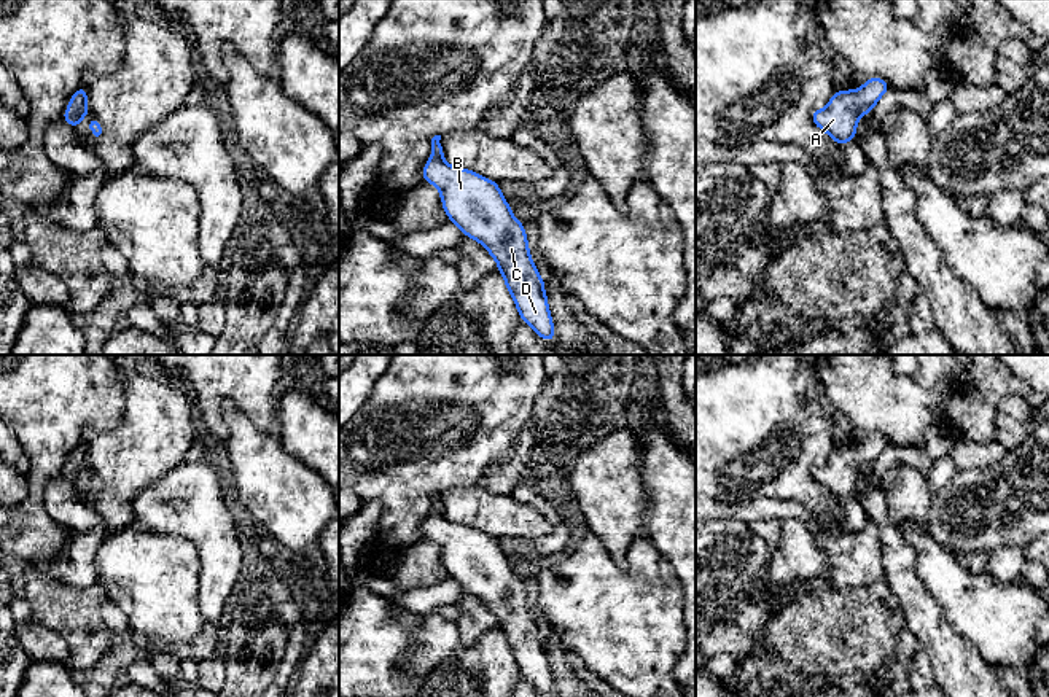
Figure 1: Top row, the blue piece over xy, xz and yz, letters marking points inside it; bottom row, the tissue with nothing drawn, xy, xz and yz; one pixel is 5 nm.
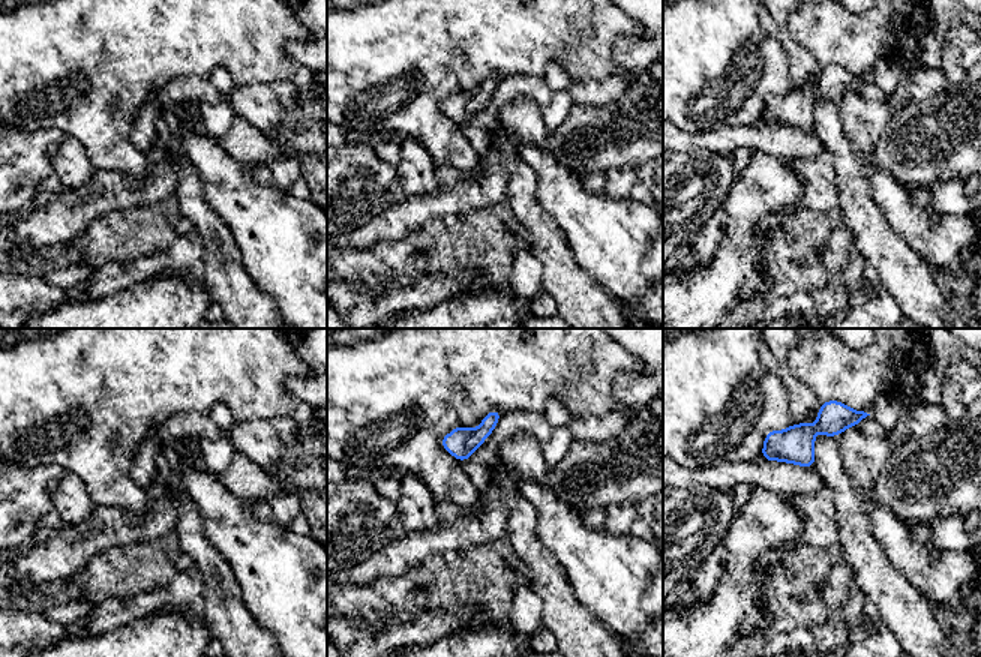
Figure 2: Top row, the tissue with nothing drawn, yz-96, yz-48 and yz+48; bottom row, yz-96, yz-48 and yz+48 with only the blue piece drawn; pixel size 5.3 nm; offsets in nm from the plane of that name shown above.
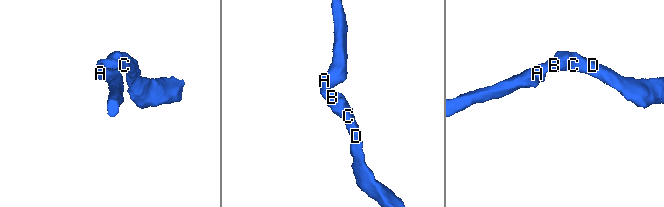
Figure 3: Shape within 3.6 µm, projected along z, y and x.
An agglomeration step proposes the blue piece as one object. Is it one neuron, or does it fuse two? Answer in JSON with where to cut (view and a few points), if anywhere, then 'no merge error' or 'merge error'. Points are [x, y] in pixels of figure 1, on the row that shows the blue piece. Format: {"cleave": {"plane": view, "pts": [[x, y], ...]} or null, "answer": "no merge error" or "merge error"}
{"cleave": null, "answer": "no merge error"}

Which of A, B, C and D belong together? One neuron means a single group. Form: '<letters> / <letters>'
A B C D

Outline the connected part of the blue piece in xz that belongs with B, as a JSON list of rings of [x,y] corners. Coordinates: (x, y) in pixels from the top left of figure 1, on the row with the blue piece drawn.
[[[441,135],[431,138],[431,158],[422,167],[422,178],[439,189],[443,208],[462,234],[482,243],[497,261],[521,320],[552,342],[556,336],[544,280],[532,261],[524,223],[513,215],[498,183],[449,165],[439,140]]]

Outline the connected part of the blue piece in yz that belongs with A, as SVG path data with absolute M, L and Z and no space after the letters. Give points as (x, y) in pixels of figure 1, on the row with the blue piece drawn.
M872 76L856 91L836 91L825 108L812 111L812 123L836 145L845 145L856 137L858 118L869 115L890 88L885 80Z

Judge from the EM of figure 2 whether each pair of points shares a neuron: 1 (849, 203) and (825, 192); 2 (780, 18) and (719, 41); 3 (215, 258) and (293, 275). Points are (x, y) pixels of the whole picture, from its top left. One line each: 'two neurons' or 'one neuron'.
1: two neurons
2: two neurons
3: two neurons

